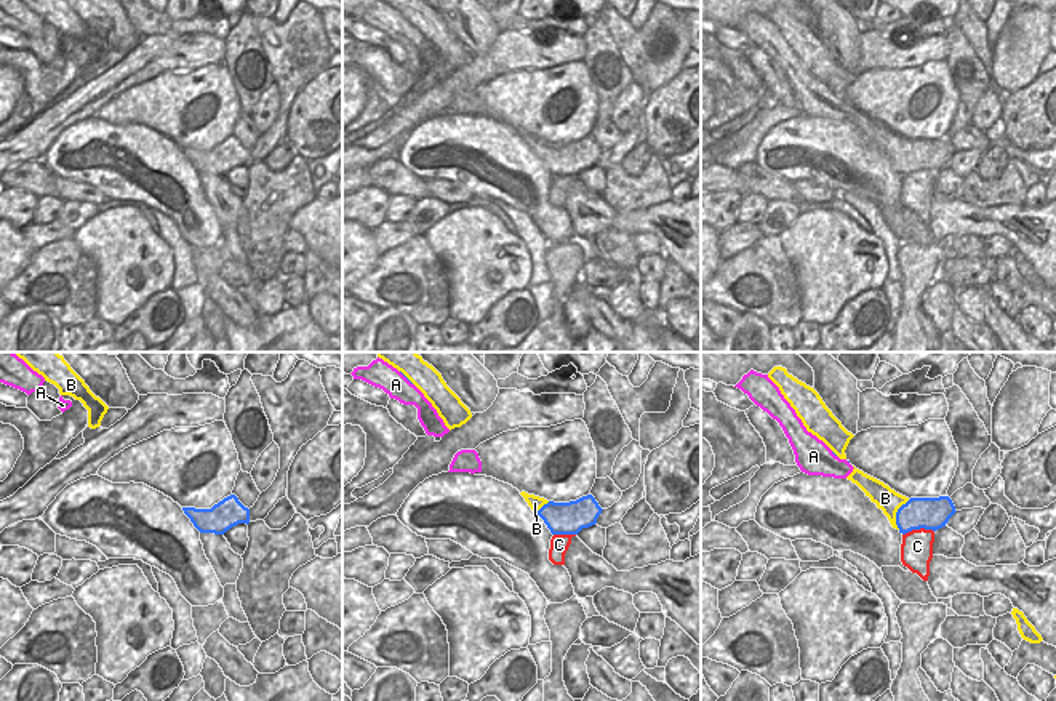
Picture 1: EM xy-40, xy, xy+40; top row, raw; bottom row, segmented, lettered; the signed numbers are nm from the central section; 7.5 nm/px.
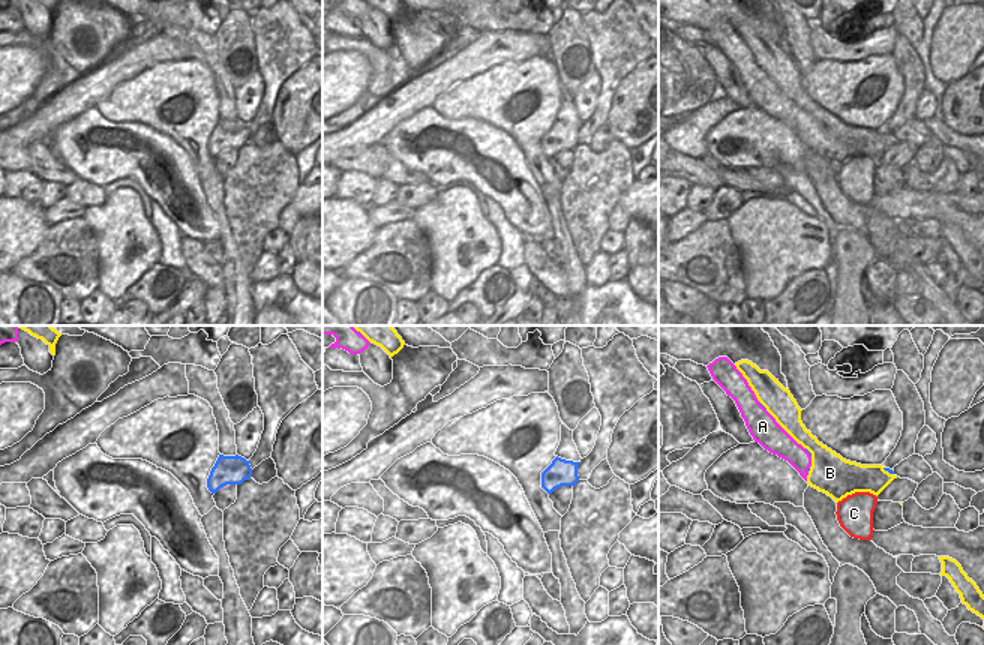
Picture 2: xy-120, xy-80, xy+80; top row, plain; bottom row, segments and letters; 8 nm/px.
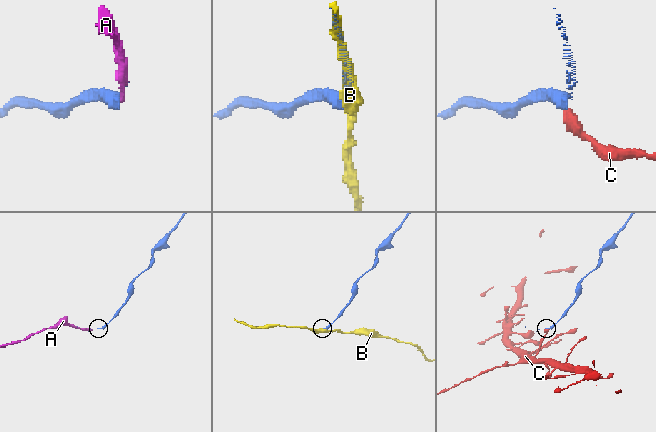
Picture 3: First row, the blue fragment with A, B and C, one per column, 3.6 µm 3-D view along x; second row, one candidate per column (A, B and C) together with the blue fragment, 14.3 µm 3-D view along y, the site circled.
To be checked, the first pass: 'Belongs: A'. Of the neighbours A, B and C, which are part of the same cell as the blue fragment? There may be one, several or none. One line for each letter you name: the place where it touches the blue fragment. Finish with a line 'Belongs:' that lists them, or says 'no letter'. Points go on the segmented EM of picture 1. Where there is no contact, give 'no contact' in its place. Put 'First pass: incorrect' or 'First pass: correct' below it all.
A: contact xy (405, 376)
Belongs: A
First pass: correct

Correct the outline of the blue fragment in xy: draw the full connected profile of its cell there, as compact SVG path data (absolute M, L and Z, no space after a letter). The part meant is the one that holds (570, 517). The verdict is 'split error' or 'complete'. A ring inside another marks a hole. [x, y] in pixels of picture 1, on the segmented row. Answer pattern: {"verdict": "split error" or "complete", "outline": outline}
{"verdict": "complete", "outline": "M592 495L582 496L570 503L544 504L536 515L539 515L552 535L578 535L582 528L597 523L602 507Z"}

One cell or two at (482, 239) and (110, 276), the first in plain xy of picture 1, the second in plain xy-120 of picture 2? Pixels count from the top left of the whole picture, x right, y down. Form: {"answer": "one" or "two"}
{"answer": "one"}

